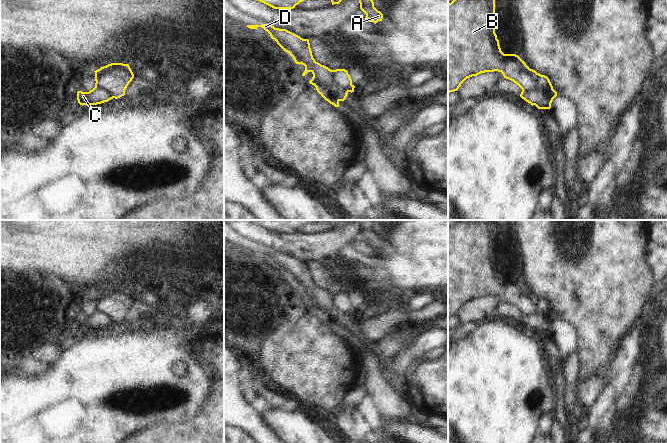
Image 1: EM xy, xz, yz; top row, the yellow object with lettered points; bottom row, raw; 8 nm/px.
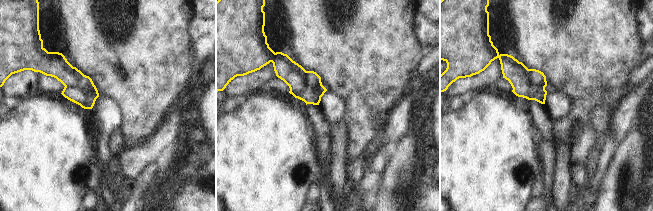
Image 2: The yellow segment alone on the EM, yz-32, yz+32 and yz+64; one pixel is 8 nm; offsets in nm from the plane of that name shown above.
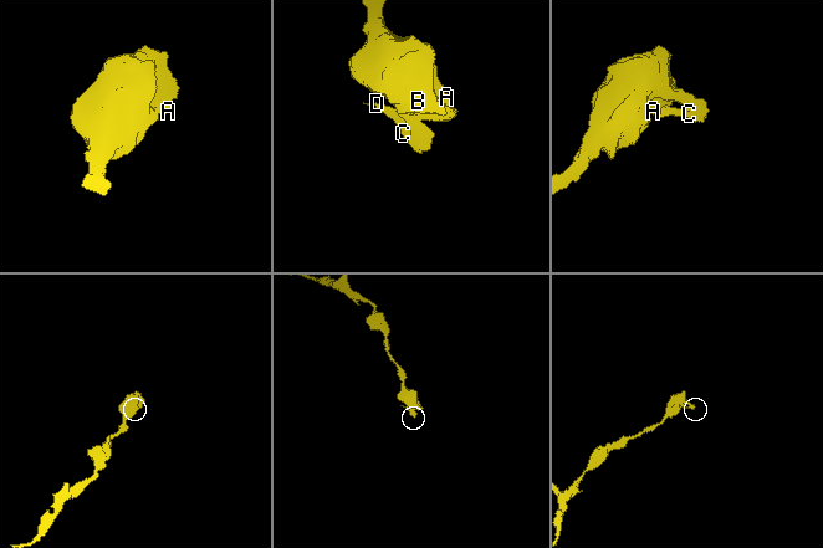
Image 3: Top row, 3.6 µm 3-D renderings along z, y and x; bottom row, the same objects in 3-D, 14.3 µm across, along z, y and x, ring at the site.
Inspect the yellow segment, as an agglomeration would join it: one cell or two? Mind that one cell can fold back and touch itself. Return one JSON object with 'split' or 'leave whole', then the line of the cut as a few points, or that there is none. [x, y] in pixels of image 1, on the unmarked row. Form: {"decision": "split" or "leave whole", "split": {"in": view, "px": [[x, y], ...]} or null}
{"decision": "split", "split": {"in": "yz", "px": [[529, 293], [530, 299], [534, 304], [534, 312], [524, 315]]}}

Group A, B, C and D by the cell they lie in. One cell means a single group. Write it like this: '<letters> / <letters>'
A B / C D

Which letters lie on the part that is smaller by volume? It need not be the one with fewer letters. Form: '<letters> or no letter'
C, D

